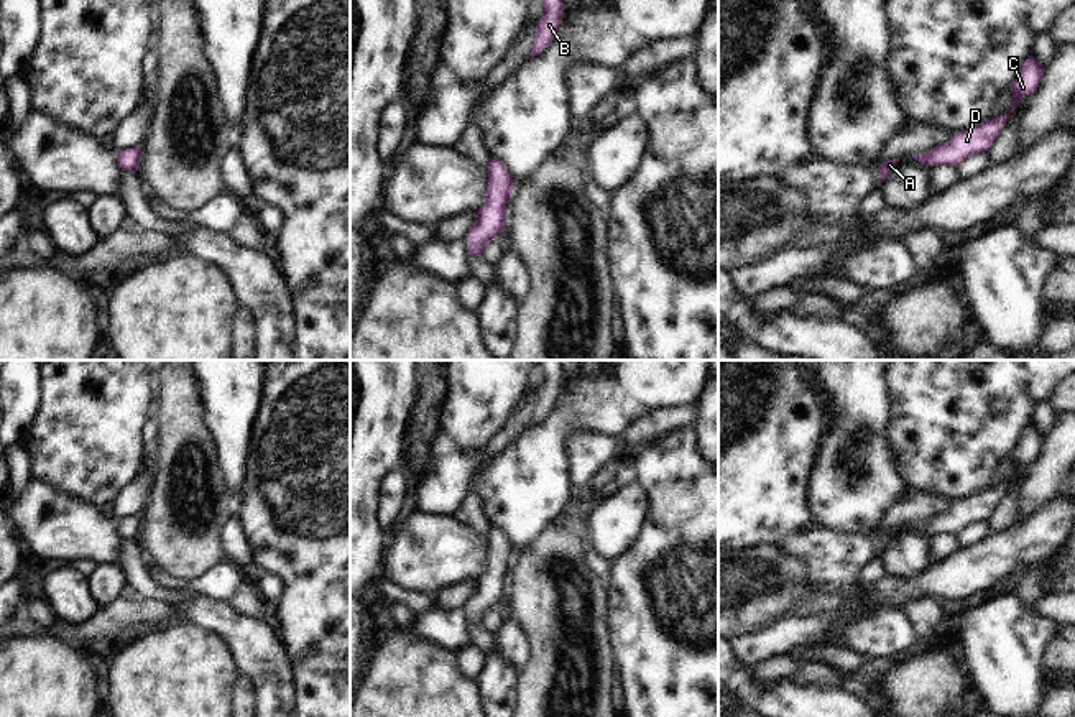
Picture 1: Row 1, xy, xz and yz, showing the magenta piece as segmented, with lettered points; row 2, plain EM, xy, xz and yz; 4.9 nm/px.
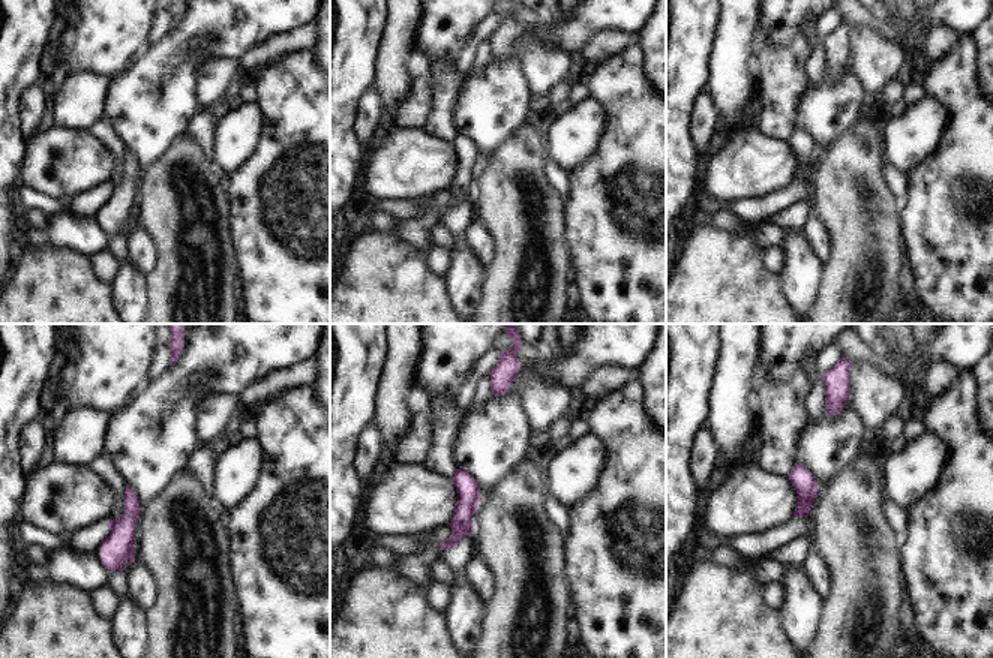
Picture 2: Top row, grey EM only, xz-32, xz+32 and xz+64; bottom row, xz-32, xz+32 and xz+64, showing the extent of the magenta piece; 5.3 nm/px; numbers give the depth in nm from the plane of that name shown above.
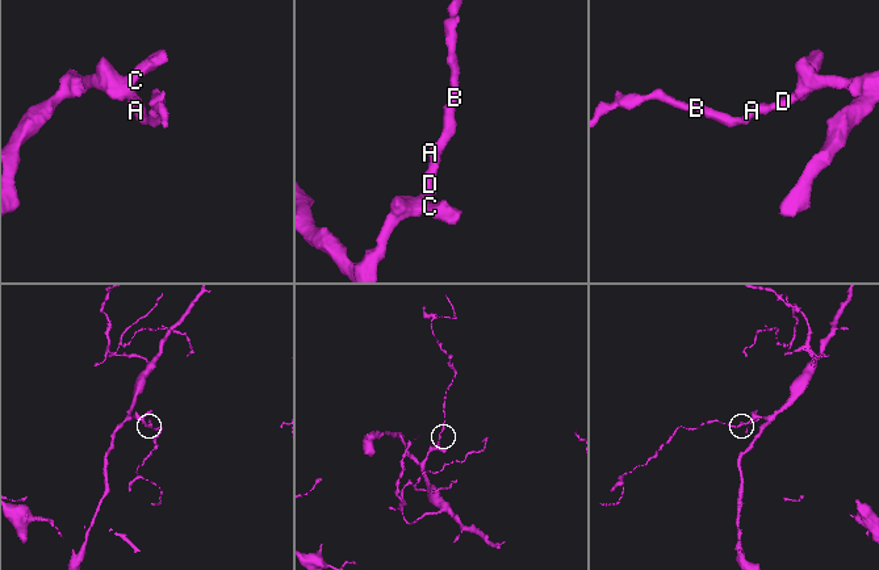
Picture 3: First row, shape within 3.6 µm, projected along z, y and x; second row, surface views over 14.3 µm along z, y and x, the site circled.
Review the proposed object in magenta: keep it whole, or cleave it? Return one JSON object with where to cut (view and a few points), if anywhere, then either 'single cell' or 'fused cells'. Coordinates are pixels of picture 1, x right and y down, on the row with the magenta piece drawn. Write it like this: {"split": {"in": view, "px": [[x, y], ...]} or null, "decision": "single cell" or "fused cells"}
{"split": null, "decision": "single cell"}

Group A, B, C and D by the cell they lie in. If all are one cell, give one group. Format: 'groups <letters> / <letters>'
groups A B C D

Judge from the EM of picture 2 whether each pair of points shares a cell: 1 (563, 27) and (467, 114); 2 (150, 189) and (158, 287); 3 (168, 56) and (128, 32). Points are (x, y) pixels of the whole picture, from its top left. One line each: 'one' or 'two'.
1: one
2: one
3: two

